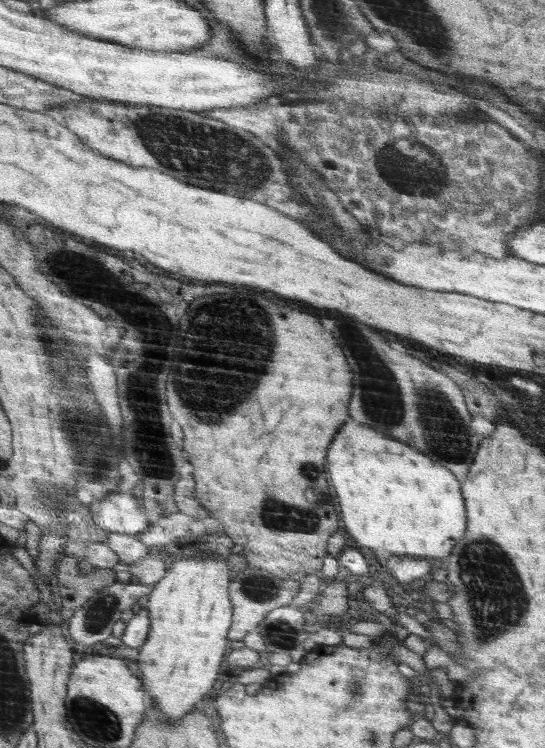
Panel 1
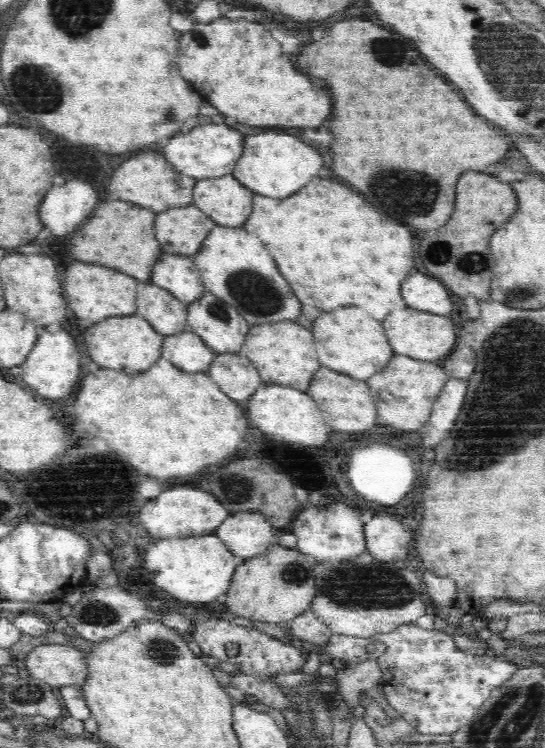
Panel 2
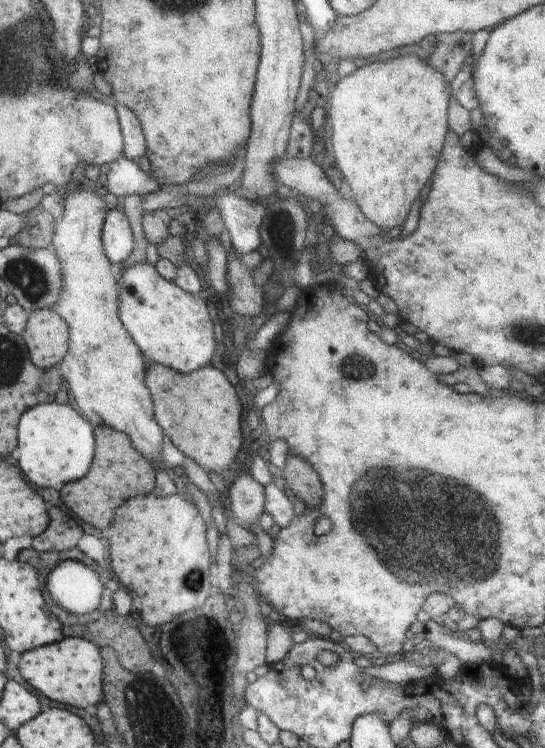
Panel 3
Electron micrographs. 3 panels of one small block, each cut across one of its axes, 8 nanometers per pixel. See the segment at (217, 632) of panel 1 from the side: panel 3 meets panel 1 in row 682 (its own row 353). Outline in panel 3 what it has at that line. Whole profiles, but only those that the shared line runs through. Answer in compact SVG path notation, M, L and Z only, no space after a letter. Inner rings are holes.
M148 261L128 269L120 282L121 317L145 357L184 374L194 373L212 362L217 354L216 340L220 338L214 330L219 327L214 326L215 316L210 316L202 296L195 296L175 281L167 280Z

